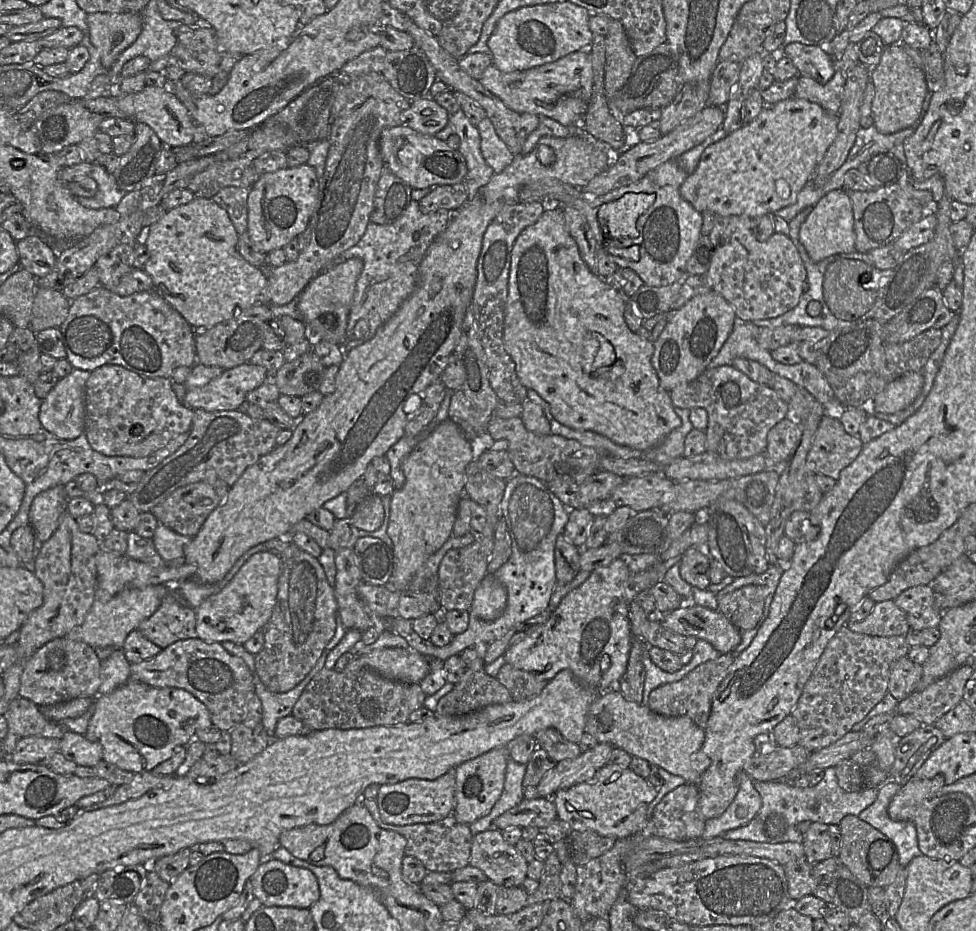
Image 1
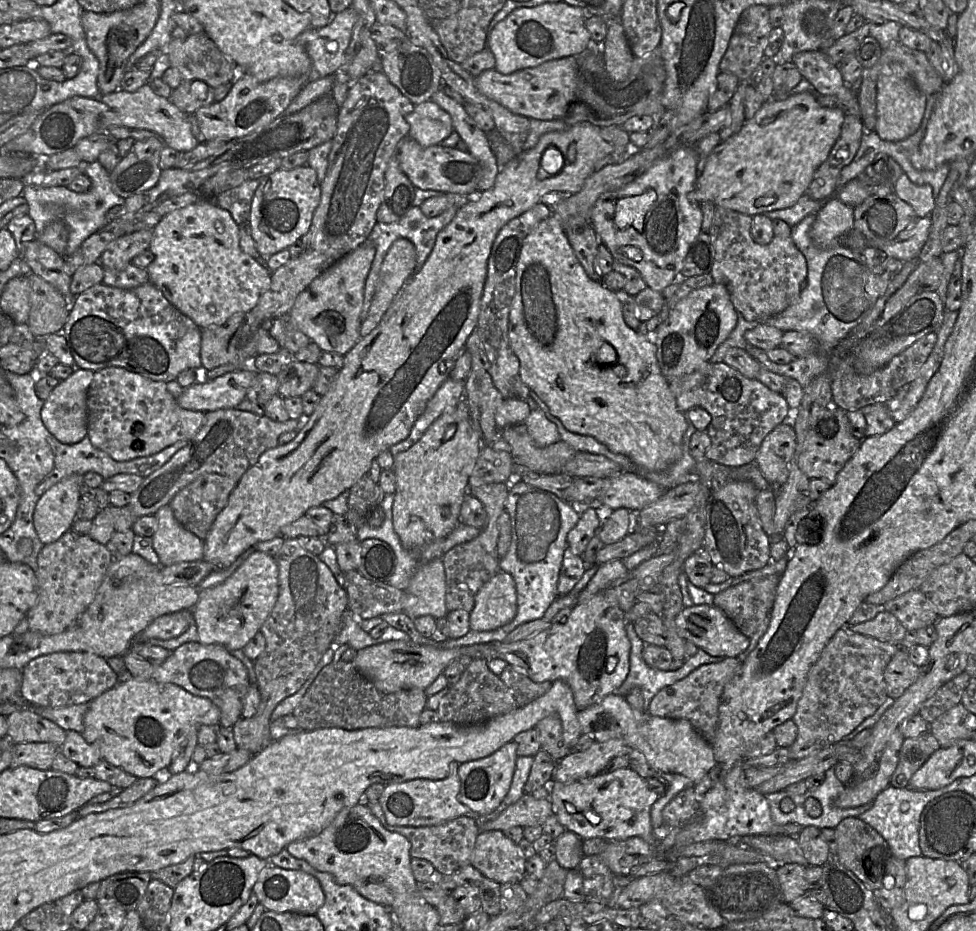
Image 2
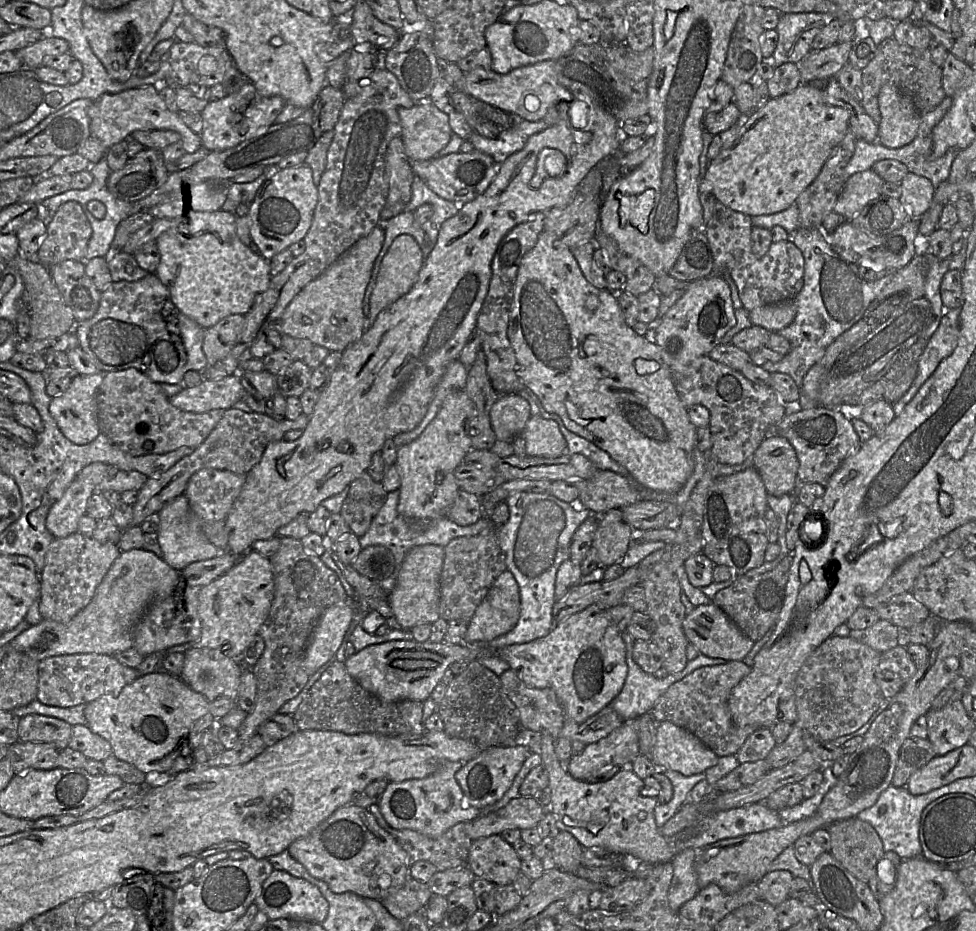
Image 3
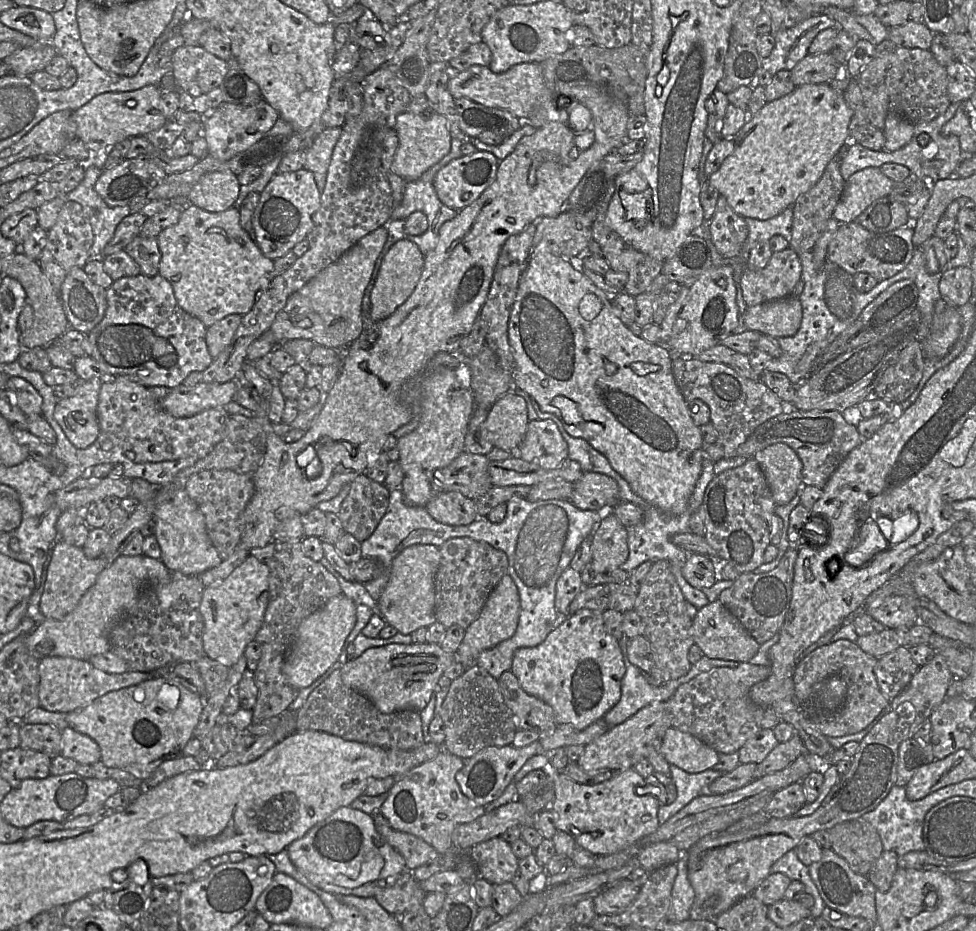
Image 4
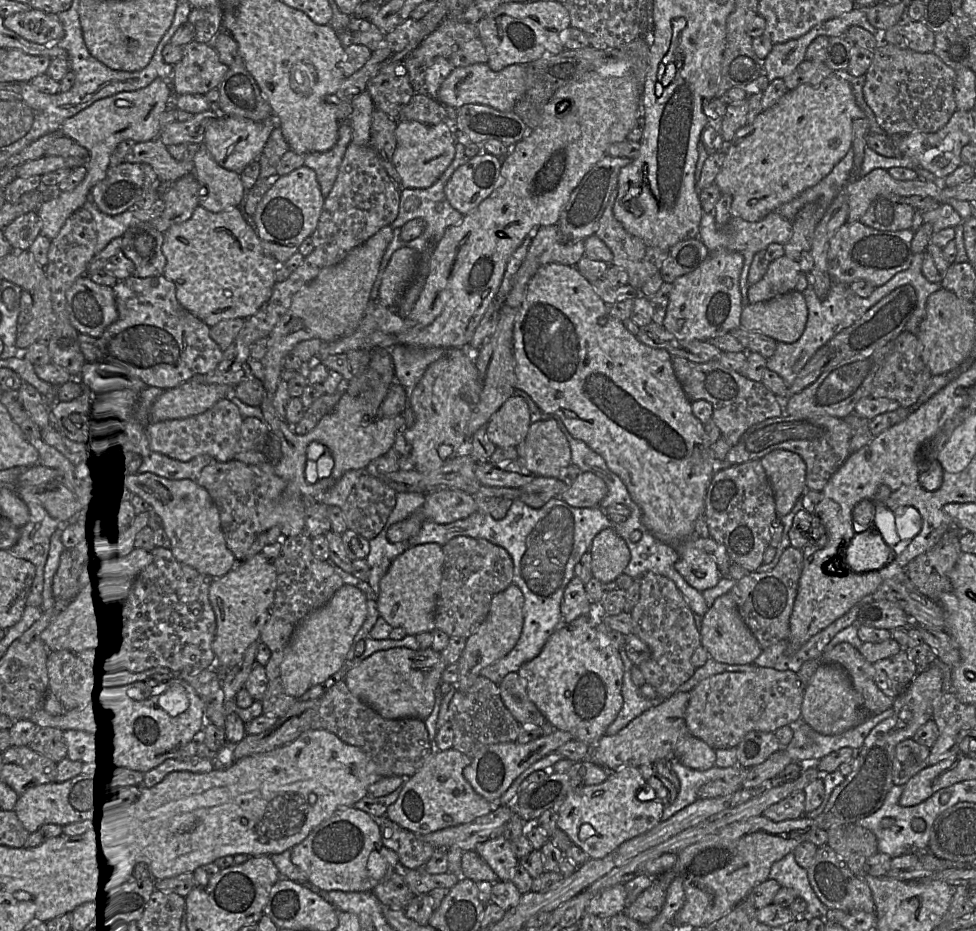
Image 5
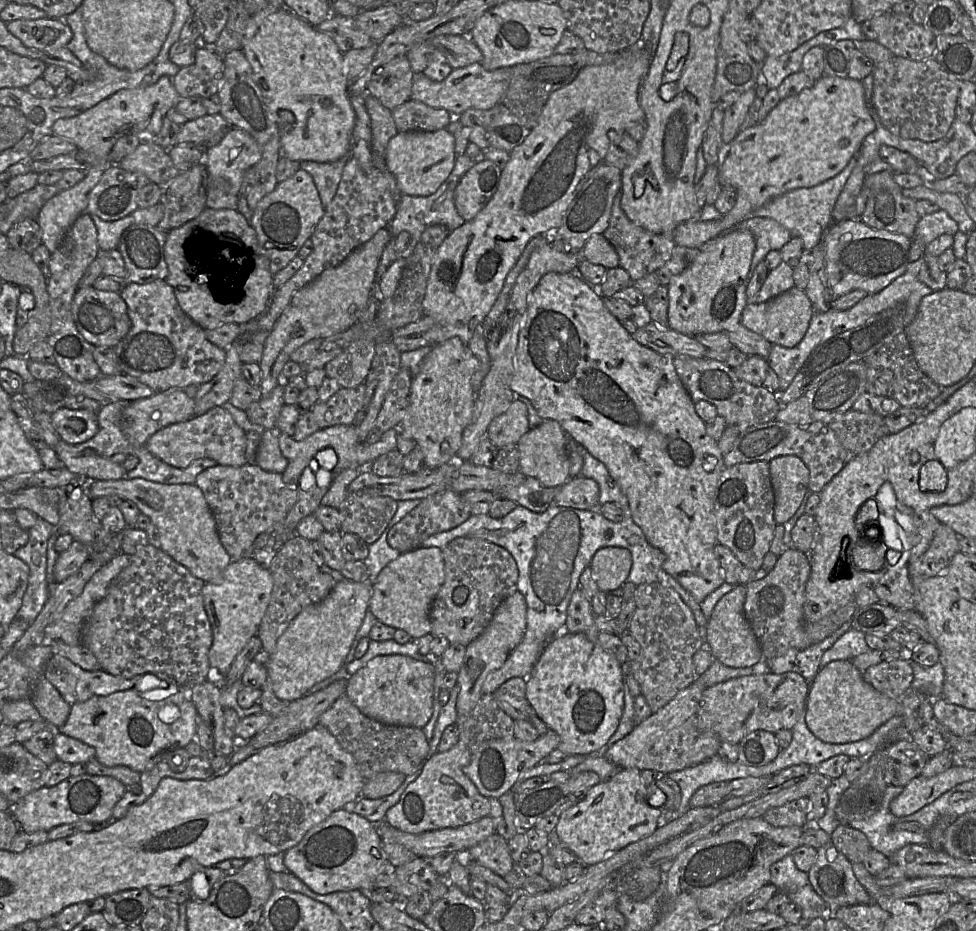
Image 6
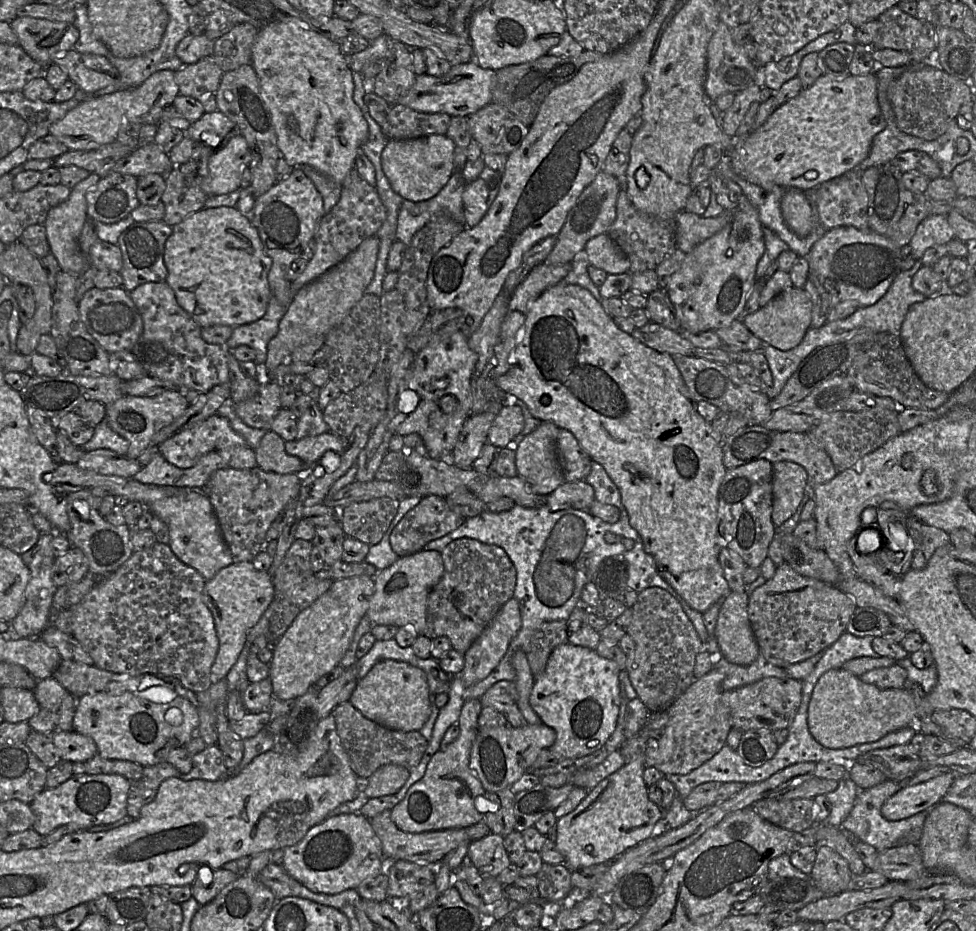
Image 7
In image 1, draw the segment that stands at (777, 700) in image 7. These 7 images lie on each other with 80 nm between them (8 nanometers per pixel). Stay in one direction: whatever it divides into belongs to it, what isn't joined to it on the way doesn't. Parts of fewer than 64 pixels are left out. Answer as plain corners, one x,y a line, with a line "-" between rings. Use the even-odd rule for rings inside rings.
730,653
721,654
691,670
679,681
661,685
651,691
648,707
663,716
688,716
700,728
705,729
711,712
713,696
728,673
734,658

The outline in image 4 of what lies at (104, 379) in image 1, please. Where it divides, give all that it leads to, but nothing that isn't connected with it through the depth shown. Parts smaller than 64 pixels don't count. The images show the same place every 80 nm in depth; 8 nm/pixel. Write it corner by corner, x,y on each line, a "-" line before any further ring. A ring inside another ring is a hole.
115,376
102,383
97,406
100,431
115,434
135,462
173,461
189,456
202,459
224,438
229,415
224,406
176,418
160,407
160,400
147,387
126,376

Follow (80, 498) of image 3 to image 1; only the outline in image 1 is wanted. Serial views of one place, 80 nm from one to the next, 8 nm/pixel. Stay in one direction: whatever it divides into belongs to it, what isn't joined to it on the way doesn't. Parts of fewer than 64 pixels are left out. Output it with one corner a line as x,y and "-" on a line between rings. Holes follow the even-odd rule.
63,485
52,487
38,494
30,507
29,521
35,536
42,543
57,530
62,514
67,511
69,498

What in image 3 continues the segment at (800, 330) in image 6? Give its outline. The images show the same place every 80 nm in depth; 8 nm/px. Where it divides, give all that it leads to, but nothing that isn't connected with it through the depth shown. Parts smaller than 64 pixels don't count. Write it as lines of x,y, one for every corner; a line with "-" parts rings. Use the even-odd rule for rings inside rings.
794,300
757,307
749,312
749,319
754,326
761,326
777,333
789,326
795,319
797,308

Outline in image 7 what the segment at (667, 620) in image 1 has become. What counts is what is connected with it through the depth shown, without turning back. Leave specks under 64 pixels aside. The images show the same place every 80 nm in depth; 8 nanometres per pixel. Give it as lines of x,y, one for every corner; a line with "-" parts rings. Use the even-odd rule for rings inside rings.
730,592
721,604
714,637
729,663
746,666
760,654
759,645
748,617
747,592

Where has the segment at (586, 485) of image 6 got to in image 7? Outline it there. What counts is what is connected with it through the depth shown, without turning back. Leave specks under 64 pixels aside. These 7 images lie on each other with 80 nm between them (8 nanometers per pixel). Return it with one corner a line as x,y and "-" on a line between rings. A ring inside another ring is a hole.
586,481
564,482
545,499
552,511
566,509
589,510
595,500
593,487

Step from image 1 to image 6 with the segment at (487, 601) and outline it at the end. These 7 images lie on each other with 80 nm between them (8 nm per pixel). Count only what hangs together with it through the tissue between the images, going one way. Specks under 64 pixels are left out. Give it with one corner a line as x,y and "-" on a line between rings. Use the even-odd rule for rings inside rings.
516,590
506,597
493,612
484,631
466,646
463,663
458,671
457,714
468,714
478,703
482,685
487,675
500,668
508,655
522,640
526,630
526,601
523,594

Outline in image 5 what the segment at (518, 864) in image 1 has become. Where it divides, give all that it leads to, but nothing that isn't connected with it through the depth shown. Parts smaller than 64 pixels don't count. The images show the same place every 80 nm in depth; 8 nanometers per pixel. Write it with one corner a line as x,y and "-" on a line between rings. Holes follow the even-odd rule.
500,835
479,844
475,852
490,866
499,881
510,881
519,859
513,852
511,842

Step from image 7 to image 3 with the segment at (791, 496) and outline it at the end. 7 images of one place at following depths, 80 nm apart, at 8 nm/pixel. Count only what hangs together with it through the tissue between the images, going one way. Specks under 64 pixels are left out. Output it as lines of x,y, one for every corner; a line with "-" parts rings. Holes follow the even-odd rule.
782,436
765,438
753,454
768,494
783,496
798,489
799,461
792,444

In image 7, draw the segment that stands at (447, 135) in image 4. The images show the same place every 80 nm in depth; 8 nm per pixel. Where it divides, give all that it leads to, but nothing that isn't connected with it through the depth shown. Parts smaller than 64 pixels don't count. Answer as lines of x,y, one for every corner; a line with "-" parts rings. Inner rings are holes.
446,135
389,140
381,165
392,189
404,200
424,201
437,195
454,173
454,149
454,142

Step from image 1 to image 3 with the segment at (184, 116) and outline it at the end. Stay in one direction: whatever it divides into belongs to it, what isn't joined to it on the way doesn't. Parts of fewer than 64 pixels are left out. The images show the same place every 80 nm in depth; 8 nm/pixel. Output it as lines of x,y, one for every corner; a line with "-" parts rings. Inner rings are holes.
159,85
131,88
119,93
105,93
93,101
88,110
90,136
97,138
107,149
126,140
137,130
173,130
181,135
186,153
194,153
202,147
201,136
193,132
180,118
178,110
170,110
158,92

